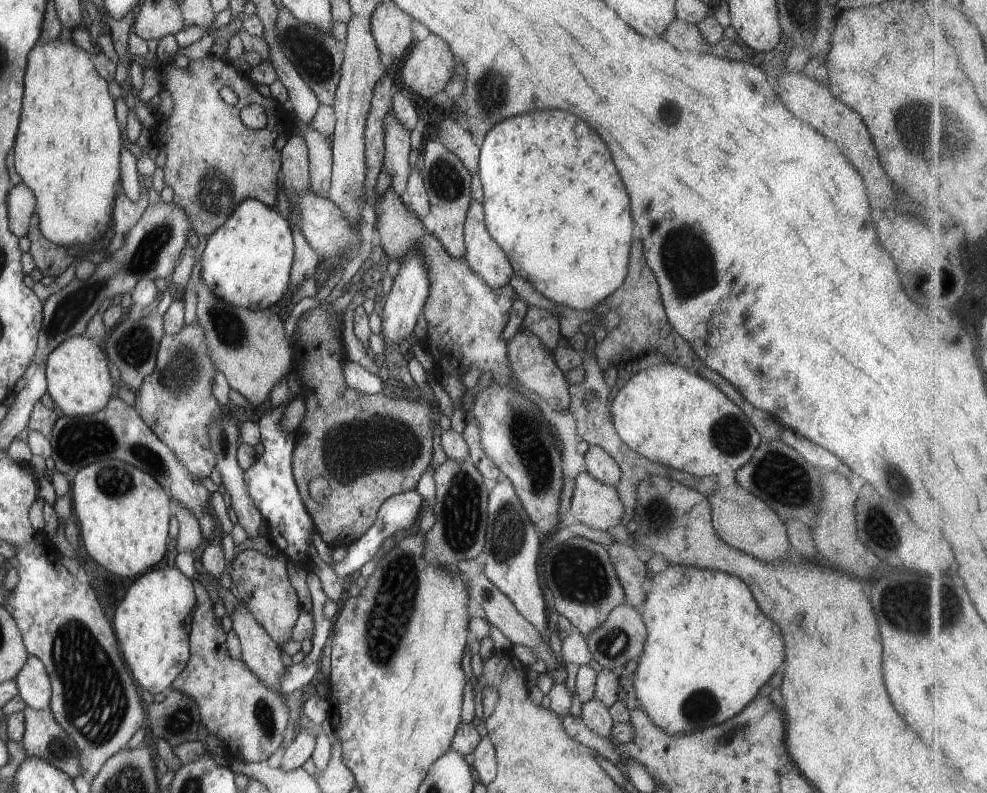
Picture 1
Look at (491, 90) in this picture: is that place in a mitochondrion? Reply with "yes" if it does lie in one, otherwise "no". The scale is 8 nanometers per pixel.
yes

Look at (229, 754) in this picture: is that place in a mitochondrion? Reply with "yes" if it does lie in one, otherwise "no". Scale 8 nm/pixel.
no

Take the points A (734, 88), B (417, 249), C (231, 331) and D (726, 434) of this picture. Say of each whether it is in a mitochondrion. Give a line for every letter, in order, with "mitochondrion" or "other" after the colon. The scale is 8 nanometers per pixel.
A: other
B: other
C: mitochondrion
D: mitochondrion

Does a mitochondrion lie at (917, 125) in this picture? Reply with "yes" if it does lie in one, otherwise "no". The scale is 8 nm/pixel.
yes

